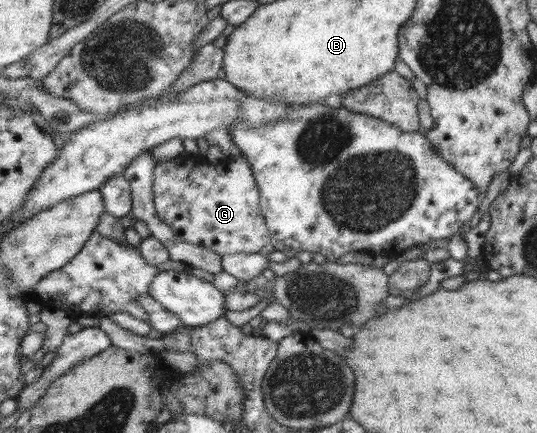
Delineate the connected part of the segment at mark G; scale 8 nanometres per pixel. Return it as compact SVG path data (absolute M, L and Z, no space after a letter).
M185 150L176 158L161 162L155 167L155 207L160 218L189 243L212 249L221 255L258 253L264 246L271 244L272 233L261 213L261 191L257 185L254 168L243 154L238 158L224 157L218 164L212 164L206 156L194 155Z

